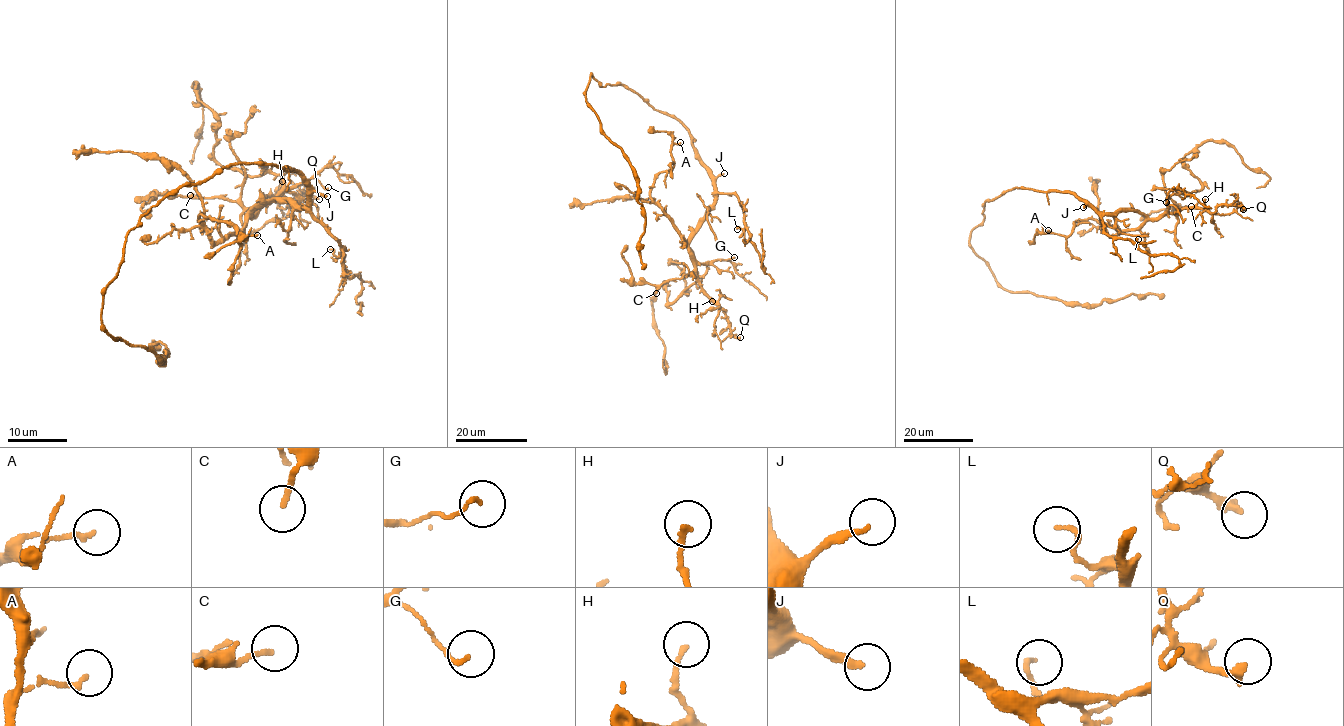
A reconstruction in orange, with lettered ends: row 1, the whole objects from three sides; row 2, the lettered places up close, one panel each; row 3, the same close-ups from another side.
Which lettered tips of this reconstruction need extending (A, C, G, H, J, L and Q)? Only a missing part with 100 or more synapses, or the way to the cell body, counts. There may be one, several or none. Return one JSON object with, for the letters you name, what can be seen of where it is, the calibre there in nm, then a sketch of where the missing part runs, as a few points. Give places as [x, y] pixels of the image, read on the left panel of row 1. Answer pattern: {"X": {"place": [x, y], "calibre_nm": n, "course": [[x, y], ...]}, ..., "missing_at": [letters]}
{"J": {"place": [327, 196], "calibre_nm": 200}, "missing_at": ["J"]}

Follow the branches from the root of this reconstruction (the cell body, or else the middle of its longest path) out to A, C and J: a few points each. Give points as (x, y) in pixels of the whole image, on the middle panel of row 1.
A: (689, 136), (714, 203), (687, 243), (650, 195), (654, 178), (674, 164), (671, 147), (680, 142)
C: (689, 136), (695, 157), (712, 182), (714, 203), (688, 245), (694, 269), (680, 278), (665, 281), (656, 293)
J: (689, 136), (700, 164), (715, 177), (724, 173)

